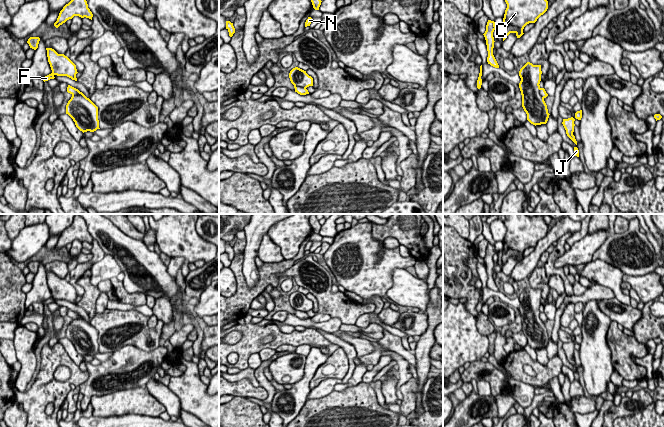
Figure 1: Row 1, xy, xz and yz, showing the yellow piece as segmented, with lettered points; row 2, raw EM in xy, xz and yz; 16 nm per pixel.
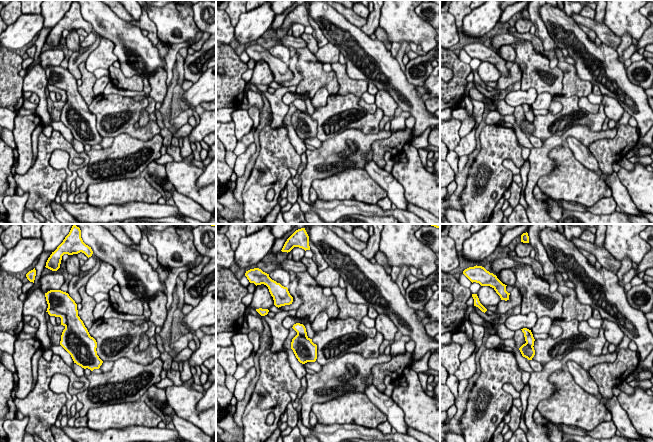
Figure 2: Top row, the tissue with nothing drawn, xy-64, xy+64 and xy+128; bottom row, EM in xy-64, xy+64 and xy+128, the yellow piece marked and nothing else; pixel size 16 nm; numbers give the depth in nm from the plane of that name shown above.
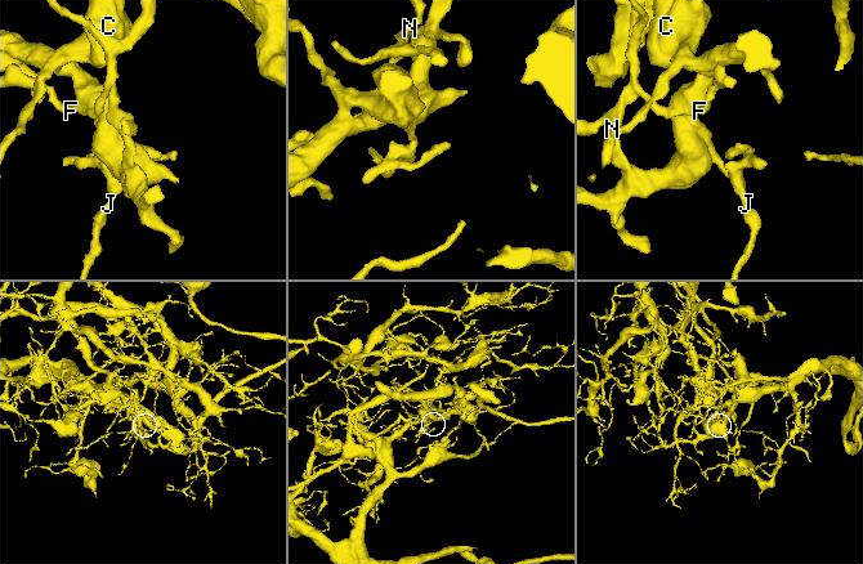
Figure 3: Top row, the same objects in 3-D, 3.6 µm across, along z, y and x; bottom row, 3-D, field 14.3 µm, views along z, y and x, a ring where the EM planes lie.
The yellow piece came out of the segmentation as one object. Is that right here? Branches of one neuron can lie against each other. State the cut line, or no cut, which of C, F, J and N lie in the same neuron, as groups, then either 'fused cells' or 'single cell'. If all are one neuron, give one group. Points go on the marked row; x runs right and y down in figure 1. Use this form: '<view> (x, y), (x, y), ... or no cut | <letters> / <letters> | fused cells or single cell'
xz (294, 85), (305, 88) | C / F J N | fused cells

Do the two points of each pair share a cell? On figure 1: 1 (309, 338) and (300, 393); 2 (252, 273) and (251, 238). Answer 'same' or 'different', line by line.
1: different
2: same

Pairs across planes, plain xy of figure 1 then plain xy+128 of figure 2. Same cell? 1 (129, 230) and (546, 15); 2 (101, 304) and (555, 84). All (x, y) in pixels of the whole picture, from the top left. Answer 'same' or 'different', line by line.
1: different
2: different

